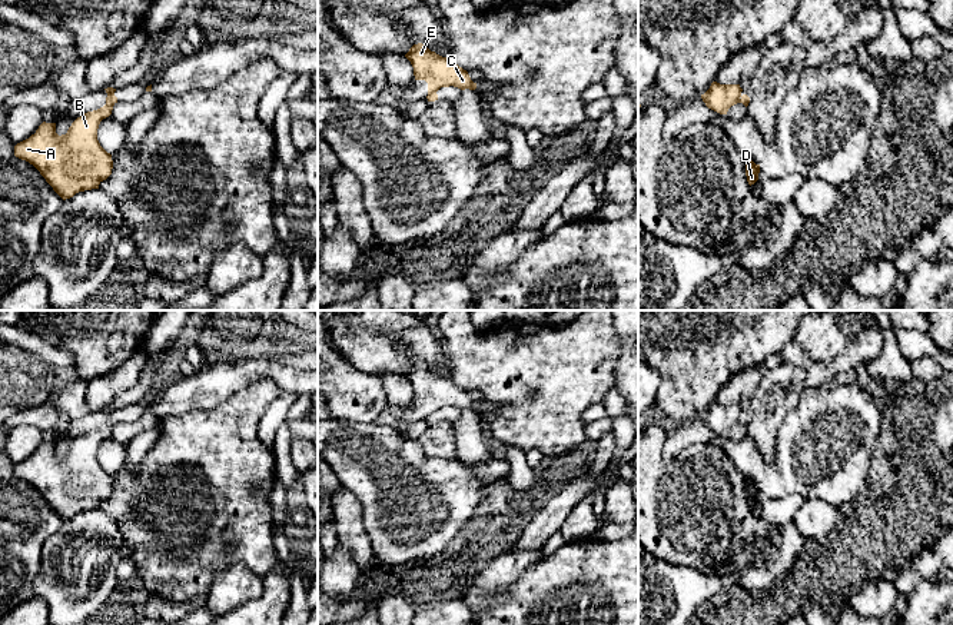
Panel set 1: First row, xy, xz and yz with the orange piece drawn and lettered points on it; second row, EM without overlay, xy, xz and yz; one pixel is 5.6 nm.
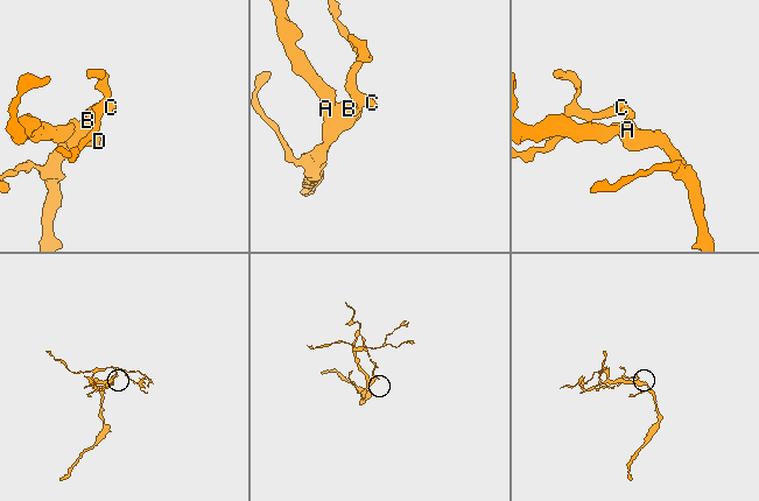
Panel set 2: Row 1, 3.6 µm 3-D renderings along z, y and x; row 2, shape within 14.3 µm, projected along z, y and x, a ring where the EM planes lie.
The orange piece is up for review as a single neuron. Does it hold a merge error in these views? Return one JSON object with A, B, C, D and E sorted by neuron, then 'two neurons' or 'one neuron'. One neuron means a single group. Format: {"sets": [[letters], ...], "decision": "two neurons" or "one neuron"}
{"sets": [["A", "B", "D"], ["C", "E"]], "decision": "two neurons"}

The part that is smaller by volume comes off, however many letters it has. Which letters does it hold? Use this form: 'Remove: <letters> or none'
Remove: C, E

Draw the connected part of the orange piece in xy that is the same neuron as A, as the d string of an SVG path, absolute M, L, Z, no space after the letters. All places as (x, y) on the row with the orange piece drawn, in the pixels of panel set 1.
M113 96L103 107L82 114L62 136L56 133L56 123L43 122L34 134L14 146L14 156L33 164L63 200L79 192L99 189L112 174L113 160L100 146L97 129L100 122L112 114L116 103L117 97Z

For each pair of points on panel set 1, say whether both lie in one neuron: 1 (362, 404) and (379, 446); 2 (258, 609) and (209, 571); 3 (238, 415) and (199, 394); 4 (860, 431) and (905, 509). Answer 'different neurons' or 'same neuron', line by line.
1: different neurons
2: different neurons
3: different neurons
4: different neurons

